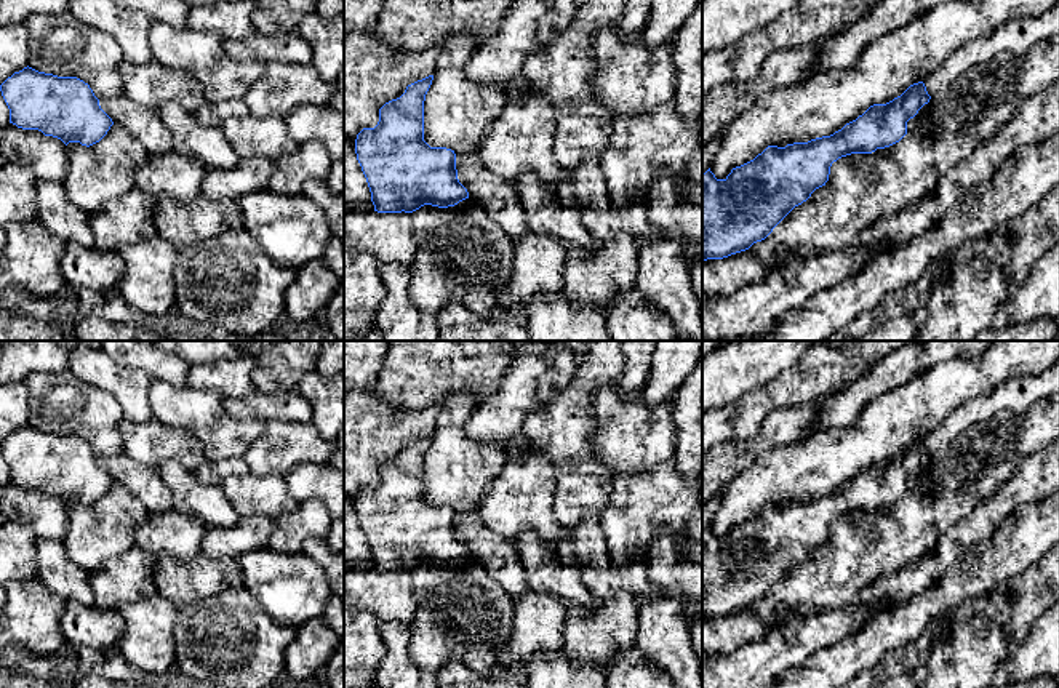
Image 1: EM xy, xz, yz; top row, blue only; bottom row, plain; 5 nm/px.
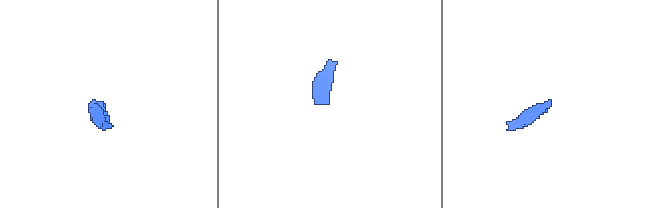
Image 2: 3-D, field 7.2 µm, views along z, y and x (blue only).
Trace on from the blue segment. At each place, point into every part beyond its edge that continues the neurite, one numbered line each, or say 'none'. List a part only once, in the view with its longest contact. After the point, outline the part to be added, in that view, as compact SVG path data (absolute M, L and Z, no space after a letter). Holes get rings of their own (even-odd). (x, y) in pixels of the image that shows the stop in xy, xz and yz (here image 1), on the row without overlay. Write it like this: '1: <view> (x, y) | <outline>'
1: yz (1019, 394) | M1059 360L1041 373L1019 376L1000 384L989 395L979 395L961 405L925 438L929 454L945 448L960 432L987 421L1001 410L1024 413L1033 403L1059 394Z

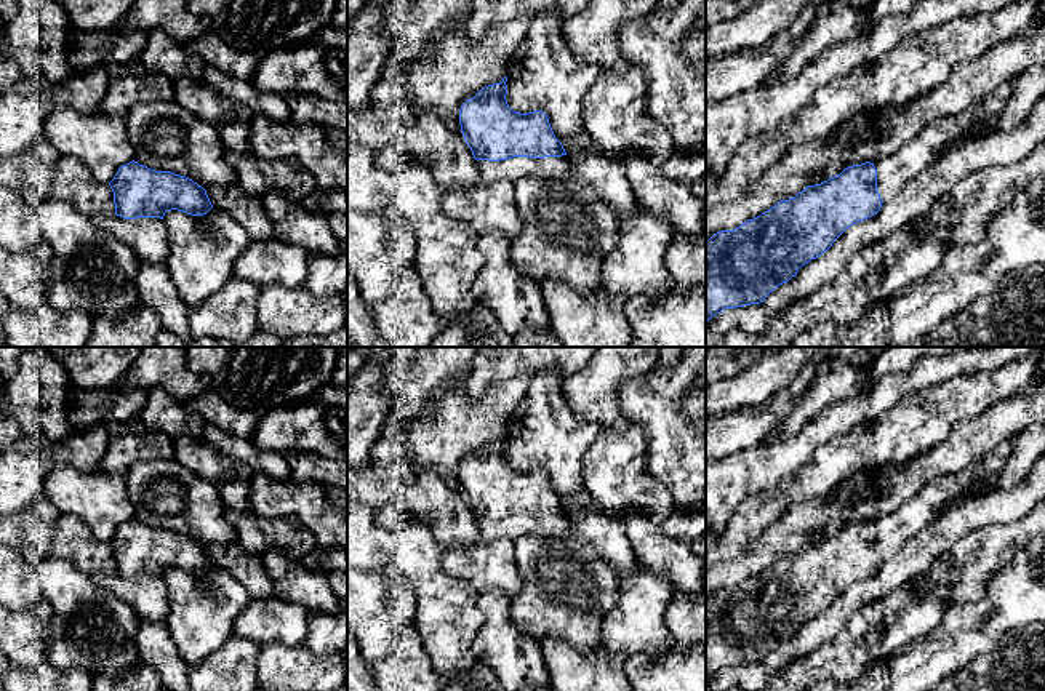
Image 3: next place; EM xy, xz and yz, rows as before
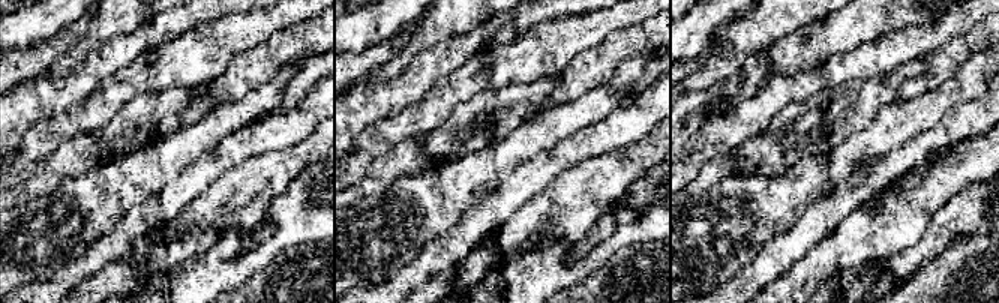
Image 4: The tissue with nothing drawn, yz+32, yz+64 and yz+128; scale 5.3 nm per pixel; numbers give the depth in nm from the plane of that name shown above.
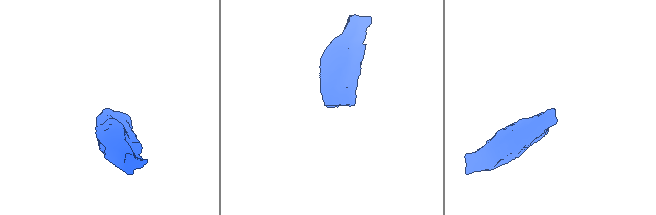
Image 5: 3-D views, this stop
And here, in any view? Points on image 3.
1: xz (514, 527) | M567 513L544 517L512 515L499 520L478 518L475 525L478 537L483 541L515 541L522 536L562 536L571 526L571 521Z

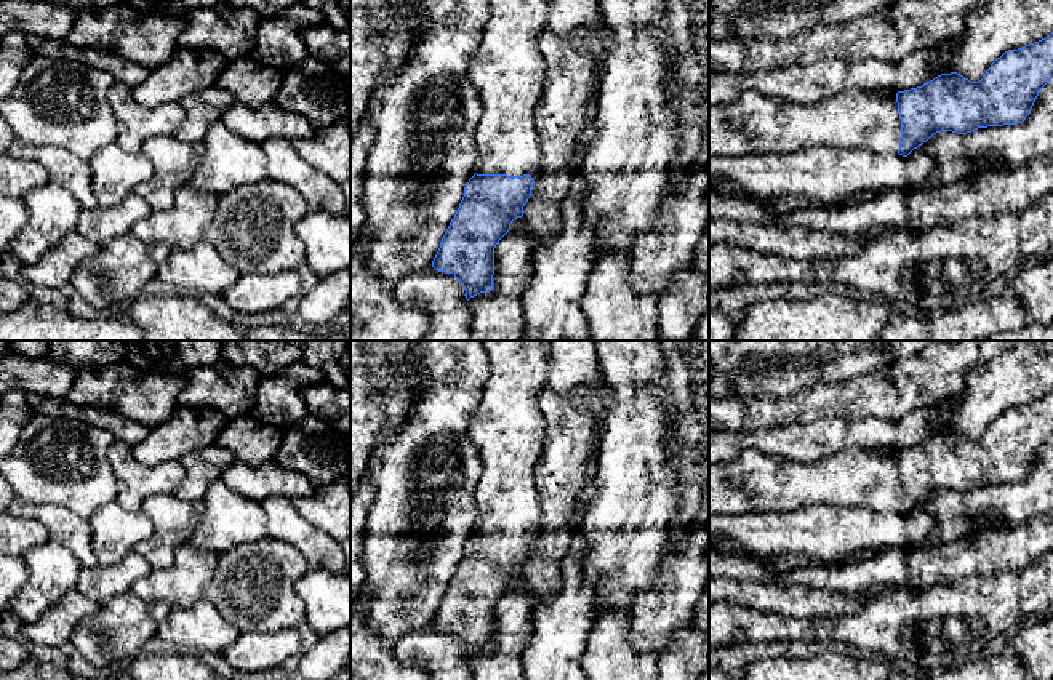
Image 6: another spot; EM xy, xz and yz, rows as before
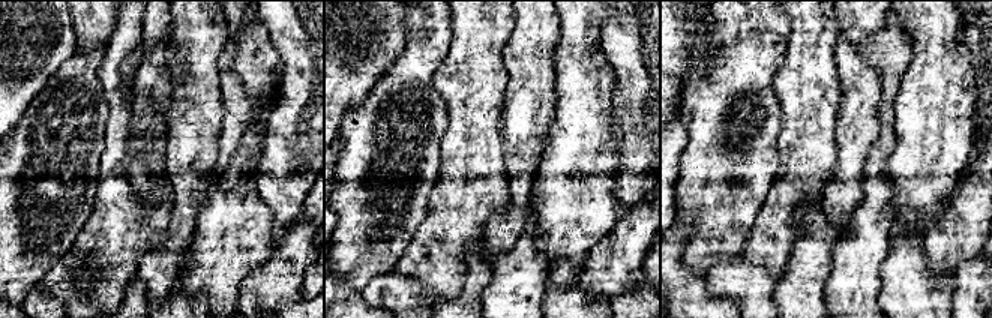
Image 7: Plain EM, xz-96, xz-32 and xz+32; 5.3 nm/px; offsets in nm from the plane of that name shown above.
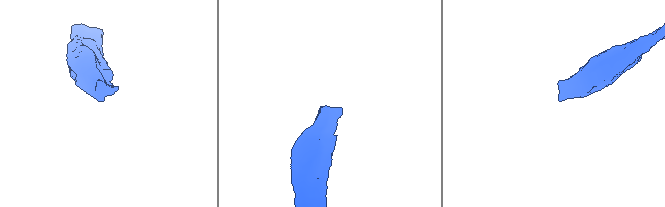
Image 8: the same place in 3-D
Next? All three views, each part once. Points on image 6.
1: yz (856, 477) | M847 448L816 461L779 461L757 450L736 461L709 466L709 515L741 512L791 512L810 504L898 512L901 475L896 450Z

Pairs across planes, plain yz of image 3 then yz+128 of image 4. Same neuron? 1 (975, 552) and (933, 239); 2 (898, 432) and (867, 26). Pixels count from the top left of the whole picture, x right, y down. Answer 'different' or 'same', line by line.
1: different
2: different

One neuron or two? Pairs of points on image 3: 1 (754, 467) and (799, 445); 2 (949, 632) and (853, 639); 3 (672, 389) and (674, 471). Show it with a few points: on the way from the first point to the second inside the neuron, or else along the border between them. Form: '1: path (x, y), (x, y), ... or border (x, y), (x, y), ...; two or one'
1: path (765, 464), (788, 455); one
2: border (946, 607), (927, 634), (895, 653); two
3: path (669, 410), (669, 435), (674, 450); one

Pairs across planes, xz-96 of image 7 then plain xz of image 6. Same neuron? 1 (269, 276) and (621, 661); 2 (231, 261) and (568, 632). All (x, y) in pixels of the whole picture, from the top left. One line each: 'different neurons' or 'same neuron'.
1: different neurons
2: different neurons

